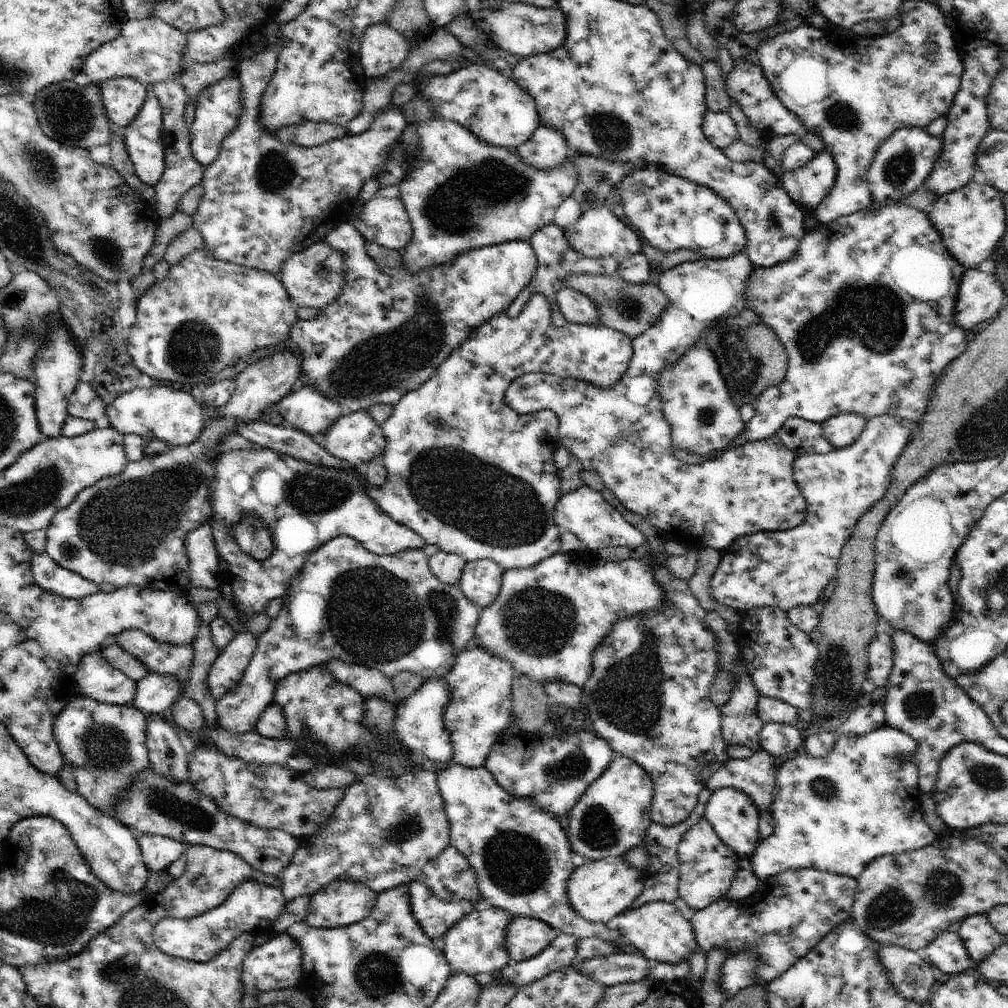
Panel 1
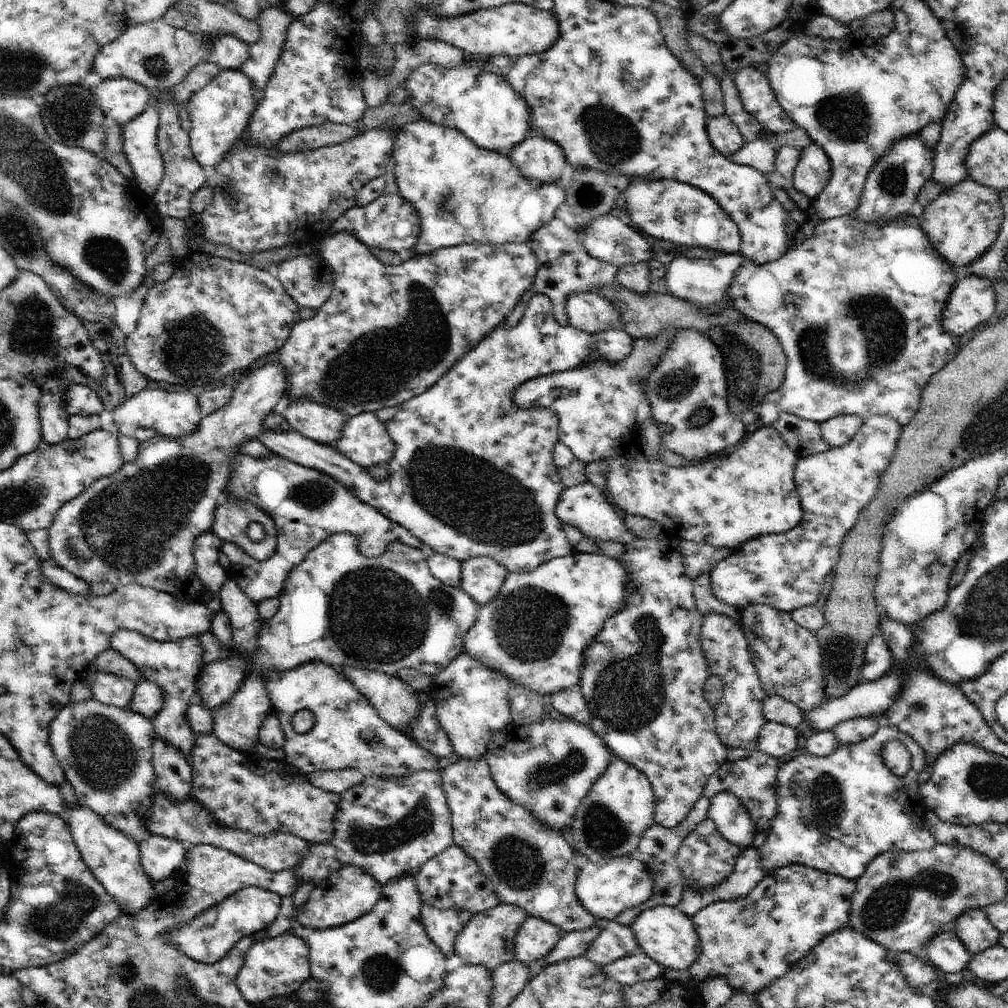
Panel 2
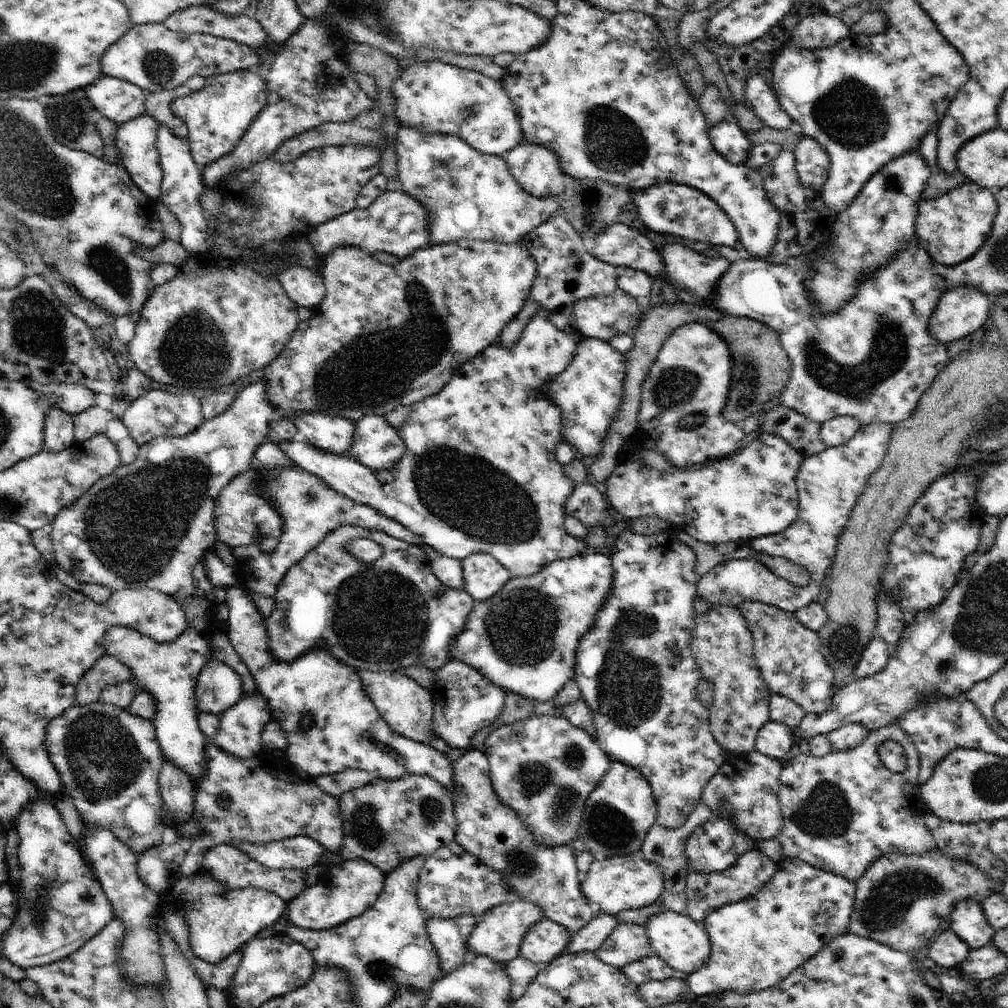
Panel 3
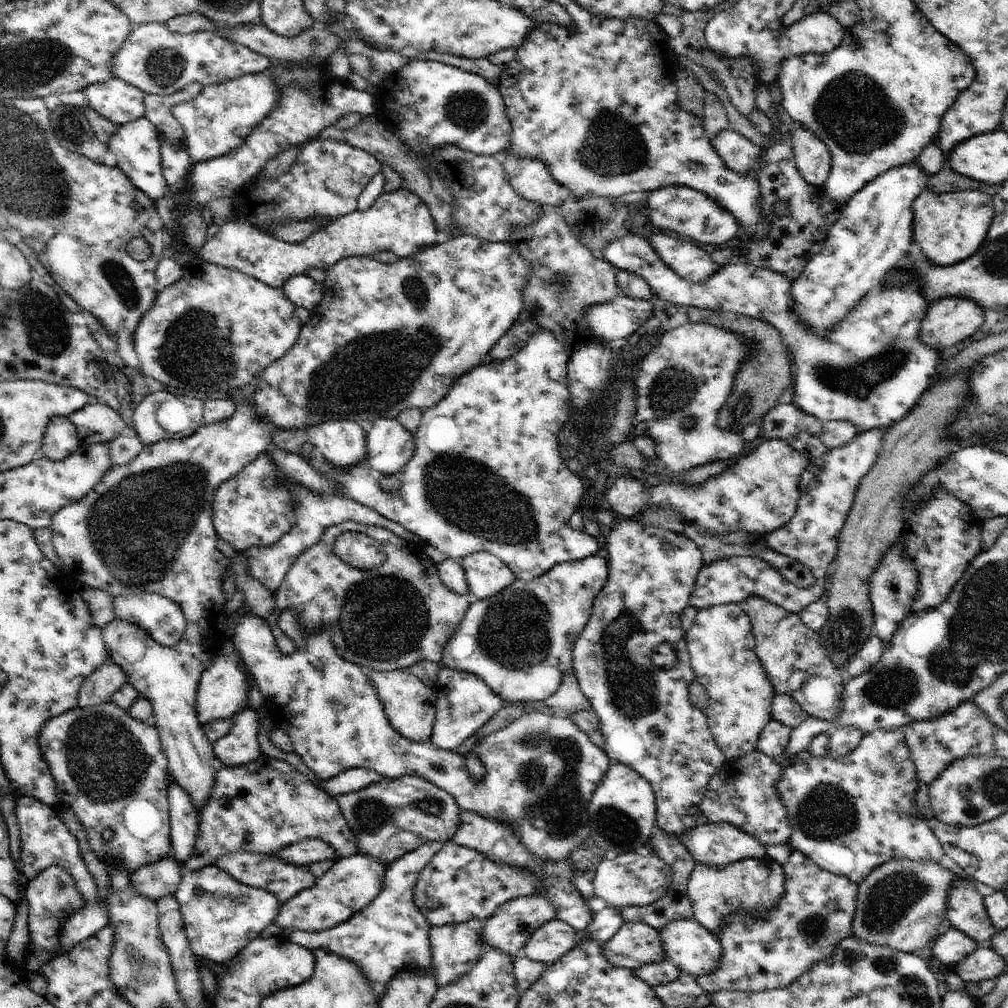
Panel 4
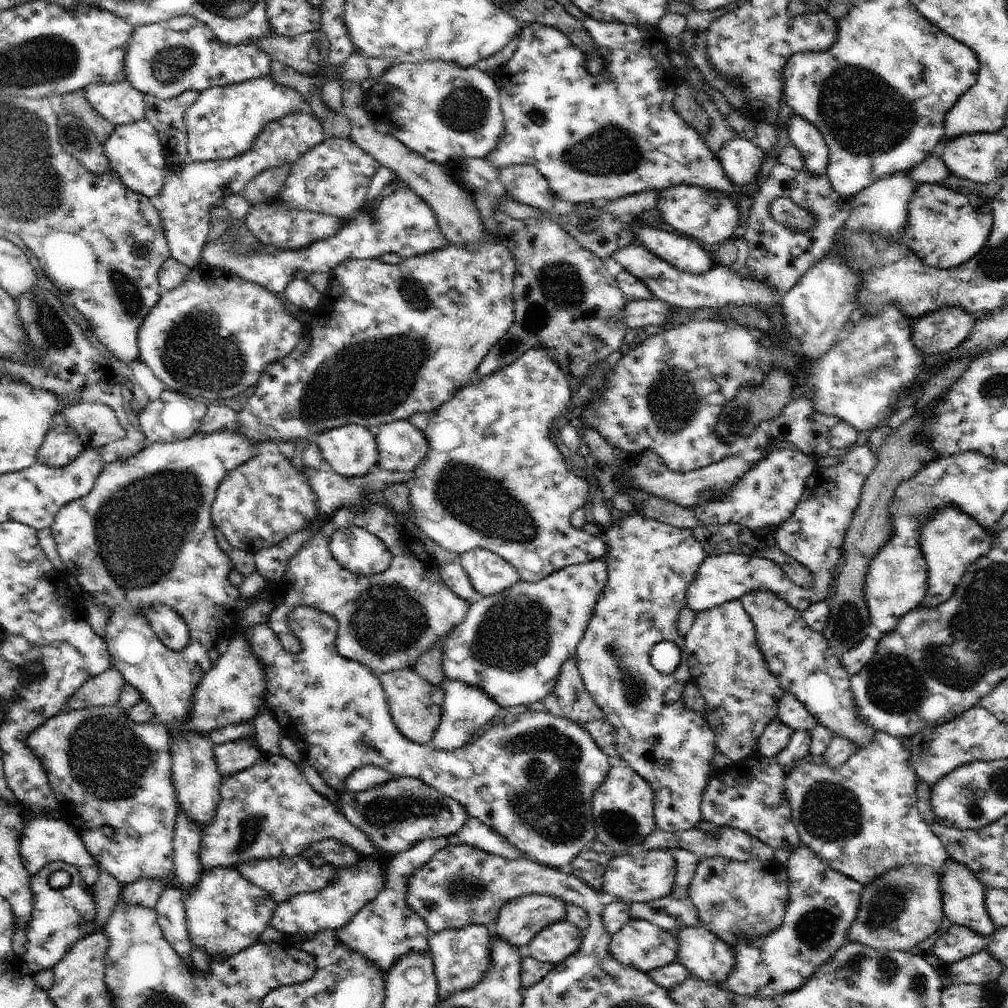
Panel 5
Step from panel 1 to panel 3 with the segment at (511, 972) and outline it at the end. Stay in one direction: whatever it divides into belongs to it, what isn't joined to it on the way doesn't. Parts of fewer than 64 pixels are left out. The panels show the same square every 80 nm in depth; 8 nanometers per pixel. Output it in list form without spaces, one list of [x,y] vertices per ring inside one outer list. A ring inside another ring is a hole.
[[[600,911],[584,928],[573,934],[573,940],[566,947],[564,953],[580,951],[595,951],[614,932],[619,920],[616,915]]]

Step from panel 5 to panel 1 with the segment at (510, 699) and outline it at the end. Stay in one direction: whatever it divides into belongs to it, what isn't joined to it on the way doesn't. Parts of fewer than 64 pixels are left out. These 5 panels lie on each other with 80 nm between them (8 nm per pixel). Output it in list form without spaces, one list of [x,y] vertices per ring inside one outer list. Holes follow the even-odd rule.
[[[581,551],[560,552],[535,564],[532,568],[515,568],[504,571],[499,595],[490,606],[482,610],[476,628],[474,629],[474,636],[472,637],[470,646],[486,649],[493,657],[509,661],[512,663],[516,676],[530,677],[538,684],[543,684],[543,686],[546,683],[557,681],[558,683],[573,684],[582,689],[592,672],[594,649],[605,639],[605,636],[608,636],[613,624],[637,612],[659,609],[663,607],[664,601],[662,589],[654,582],[652,567],[645,565],[641,560],[630,558],[625,561],[608,561],[592,552],[588,552],[585,555]]]

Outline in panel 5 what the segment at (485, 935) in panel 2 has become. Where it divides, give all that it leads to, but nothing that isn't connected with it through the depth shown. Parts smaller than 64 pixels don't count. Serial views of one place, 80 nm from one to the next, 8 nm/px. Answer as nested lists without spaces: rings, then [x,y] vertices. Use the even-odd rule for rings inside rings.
[[[532,893],[510,900],[501,908],[498,918],[498,934],[494,938],[503,938],[515,947],[526,946],[541,930],[551,924],[564,921],[567,903],[554,895],[539,895]]]

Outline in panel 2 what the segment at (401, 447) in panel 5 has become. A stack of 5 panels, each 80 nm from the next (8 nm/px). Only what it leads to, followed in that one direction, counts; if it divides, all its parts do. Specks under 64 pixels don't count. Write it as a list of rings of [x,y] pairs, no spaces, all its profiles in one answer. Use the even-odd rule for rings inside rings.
[[[376,413],[350,417],[334,447],[346,458],[367,469],[376,465],[393,466],[396,457],[395,442]]]

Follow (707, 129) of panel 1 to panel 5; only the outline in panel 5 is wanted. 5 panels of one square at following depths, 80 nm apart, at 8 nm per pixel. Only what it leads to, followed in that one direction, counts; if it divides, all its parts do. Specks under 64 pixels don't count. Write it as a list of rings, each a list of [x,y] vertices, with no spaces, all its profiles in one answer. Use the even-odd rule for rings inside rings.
[[[738,135],[719,151],[722,168],[736,188],[750,186],[750,183],[756,180],[760,166],[766,158],[766,153],[760,147]]]

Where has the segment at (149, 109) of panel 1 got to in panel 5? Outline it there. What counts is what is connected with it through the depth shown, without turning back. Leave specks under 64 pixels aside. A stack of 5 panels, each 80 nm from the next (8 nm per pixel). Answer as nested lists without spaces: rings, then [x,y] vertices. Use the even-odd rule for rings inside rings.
[[[144,119],[134,124],[116,127],[103,144],[110,171],[115,172],[120,180],[134,192],[139,192],[154,200],[165,183],[167,154],[165,153],[159,134],[150,121]]]

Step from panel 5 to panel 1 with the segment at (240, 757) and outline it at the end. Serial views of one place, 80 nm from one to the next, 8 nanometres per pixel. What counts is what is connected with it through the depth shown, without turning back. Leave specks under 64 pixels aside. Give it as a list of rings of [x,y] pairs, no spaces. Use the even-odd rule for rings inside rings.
[[[340,535],[332,540],[326,541],[313,552],[302,565],[302,568],[294,575],[290,581],[284,596],[285,603],[282,605],[278,616],[272,619],[267,631],[257,639],[257,645],[254,649],[252,658],[250,659],[247,669],[244,671],[242,680],[230,691],[227,692],[219,701],[216,701],[215,711],[217,714],[217,724],[224,731],[230,731],[232,734],[246,734],[254,731],[258,724],[262,713],[273,702],[274,689],[277,682],[282,680],[290,673],[304,670],[313,666],[322,667],[331,660],[346,661],[350,664],[365,666],[369,669],[378,669],[384,676],[392,680],[397,674],[404,671],[410,671],[422,675],[425,679],[430,678],[443,679],[447,672],[456,662],[457,656],[464,652],[469,646],[474,636],[474,629],[476,628],[478,619],[480,618],[482,608],[475,602],[468,600],[459,586],[452,586],[443,583],[428,566],[429,557],[422,551],[422,549],[404,549],[403,551],[392,553],[391,555],[375,555],[368,552],[362,544],[355,538]]]

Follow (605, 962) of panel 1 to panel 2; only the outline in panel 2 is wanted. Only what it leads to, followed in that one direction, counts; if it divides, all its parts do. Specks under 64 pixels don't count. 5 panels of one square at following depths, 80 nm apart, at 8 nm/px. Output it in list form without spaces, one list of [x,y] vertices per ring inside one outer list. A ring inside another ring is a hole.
[[[636,952],[616,960],[609,965],[602,965],[603,971],[623,985],[633,985],[662,977],[664,965],[656,962],[644,952]]]

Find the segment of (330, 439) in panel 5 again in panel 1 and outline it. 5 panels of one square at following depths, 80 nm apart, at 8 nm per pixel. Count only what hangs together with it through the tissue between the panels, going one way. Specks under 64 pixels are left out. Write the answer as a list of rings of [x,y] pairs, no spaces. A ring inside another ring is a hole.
[[[297,386],[280,402],[276,410],[294,429],[313,436],[323,435],[344,416],[343,408],[324,398],[317,389]]]

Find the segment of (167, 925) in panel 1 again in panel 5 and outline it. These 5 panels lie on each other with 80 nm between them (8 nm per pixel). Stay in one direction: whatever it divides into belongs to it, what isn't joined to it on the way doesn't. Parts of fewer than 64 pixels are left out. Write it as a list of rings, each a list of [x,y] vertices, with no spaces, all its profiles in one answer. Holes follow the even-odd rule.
[[[234,867],[206,869],[199,884],[183,897],[189,941],[209,956],[231,955],[248,948],[266,930],[275,908],[272,895],[252,884]]]

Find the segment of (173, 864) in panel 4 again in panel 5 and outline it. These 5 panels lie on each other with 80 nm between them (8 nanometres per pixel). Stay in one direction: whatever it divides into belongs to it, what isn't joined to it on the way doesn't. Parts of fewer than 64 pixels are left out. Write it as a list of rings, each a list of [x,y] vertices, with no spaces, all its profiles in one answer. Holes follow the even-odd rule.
[[[154,878],[138,879],[136,882],[124,886],[119,898],[129,907],[142,905],[144,908],[154,909],[163,888],[169,884],[167,881],[159,881]]]

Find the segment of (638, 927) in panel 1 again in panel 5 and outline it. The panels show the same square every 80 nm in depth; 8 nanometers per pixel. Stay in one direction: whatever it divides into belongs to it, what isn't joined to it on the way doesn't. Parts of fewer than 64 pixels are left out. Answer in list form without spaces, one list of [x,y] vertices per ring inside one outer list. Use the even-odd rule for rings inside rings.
[[[704,926],[680,927],[670,931],[679,938],[678,962],[682,963],[691,972],[692,976],[719,985],[726,982],[730,973],[734,972],[737,960],[733,948],[726,941],[713,935]]]

